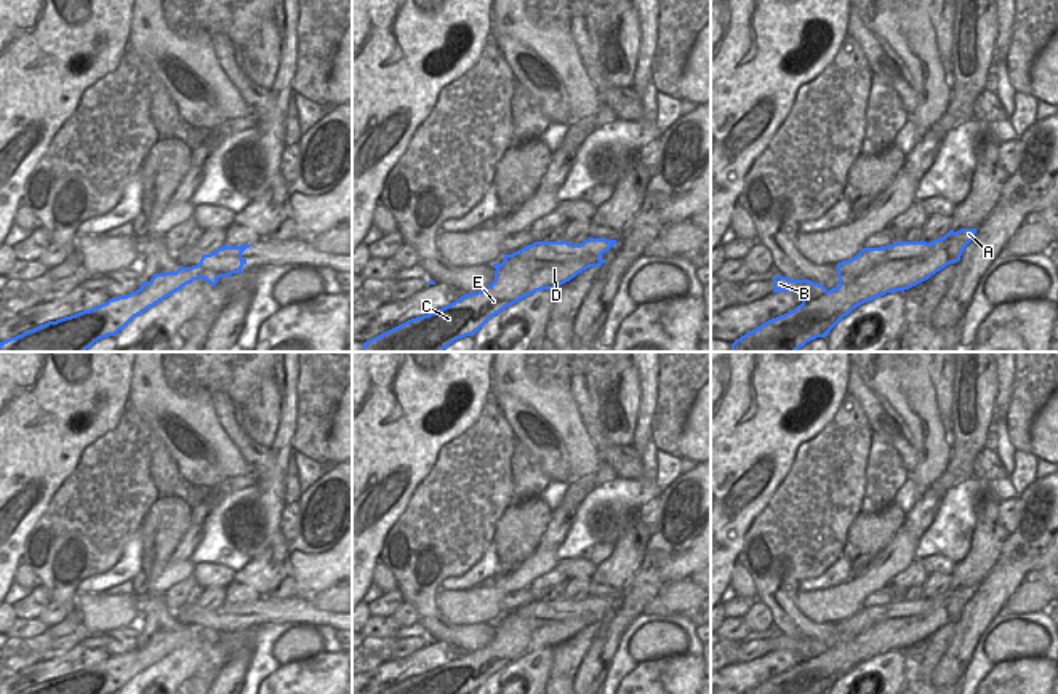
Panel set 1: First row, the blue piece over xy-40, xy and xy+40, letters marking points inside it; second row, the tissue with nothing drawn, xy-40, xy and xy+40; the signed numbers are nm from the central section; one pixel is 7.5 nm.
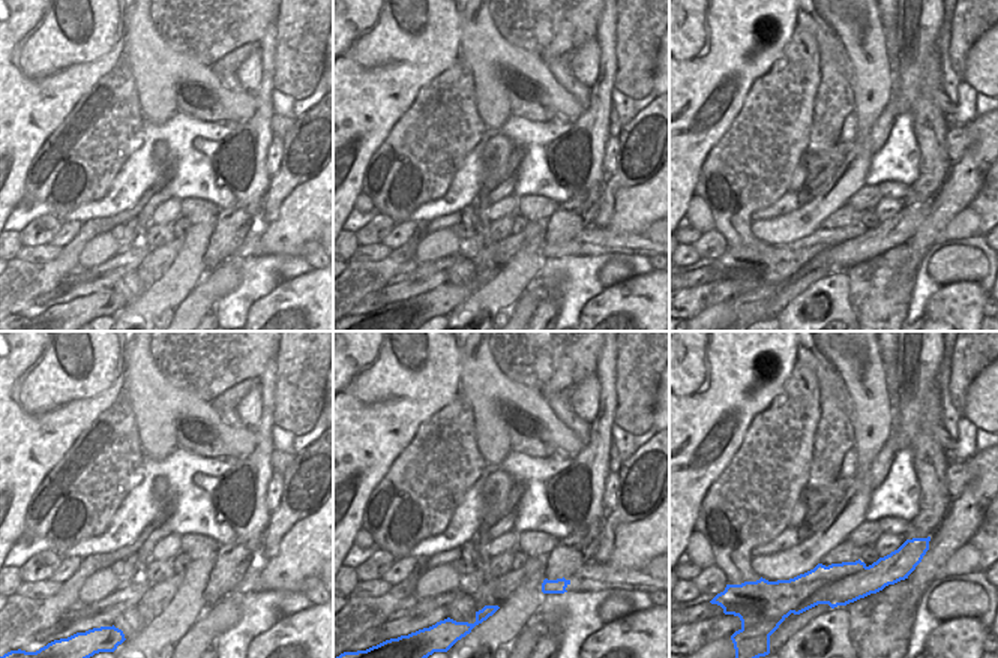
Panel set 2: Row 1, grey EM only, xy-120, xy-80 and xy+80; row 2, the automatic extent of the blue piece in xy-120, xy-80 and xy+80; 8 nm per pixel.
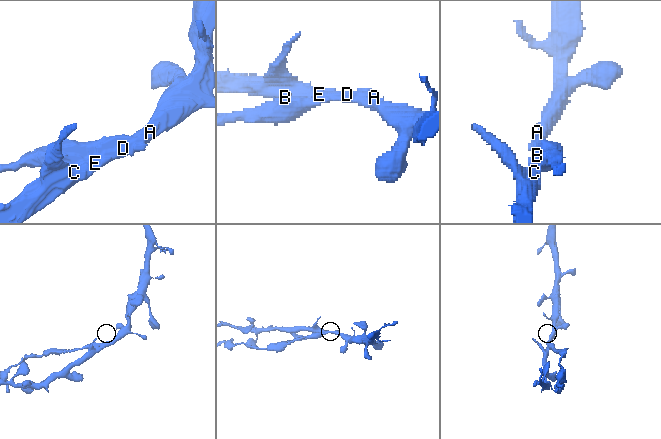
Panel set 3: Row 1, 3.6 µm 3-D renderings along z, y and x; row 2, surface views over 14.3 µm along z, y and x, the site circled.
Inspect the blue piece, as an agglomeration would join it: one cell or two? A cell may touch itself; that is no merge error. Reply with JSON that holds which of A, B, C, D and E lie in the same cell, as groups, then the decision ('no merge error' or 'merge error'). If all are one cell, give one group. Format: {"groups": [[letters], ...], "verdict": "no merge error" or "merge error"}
{"groups": [["A", "C", "D", "E"], ["B"]], "verdict": "merge error"}

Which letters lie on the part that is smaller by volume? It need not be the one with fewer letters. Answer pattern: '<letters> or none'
B

